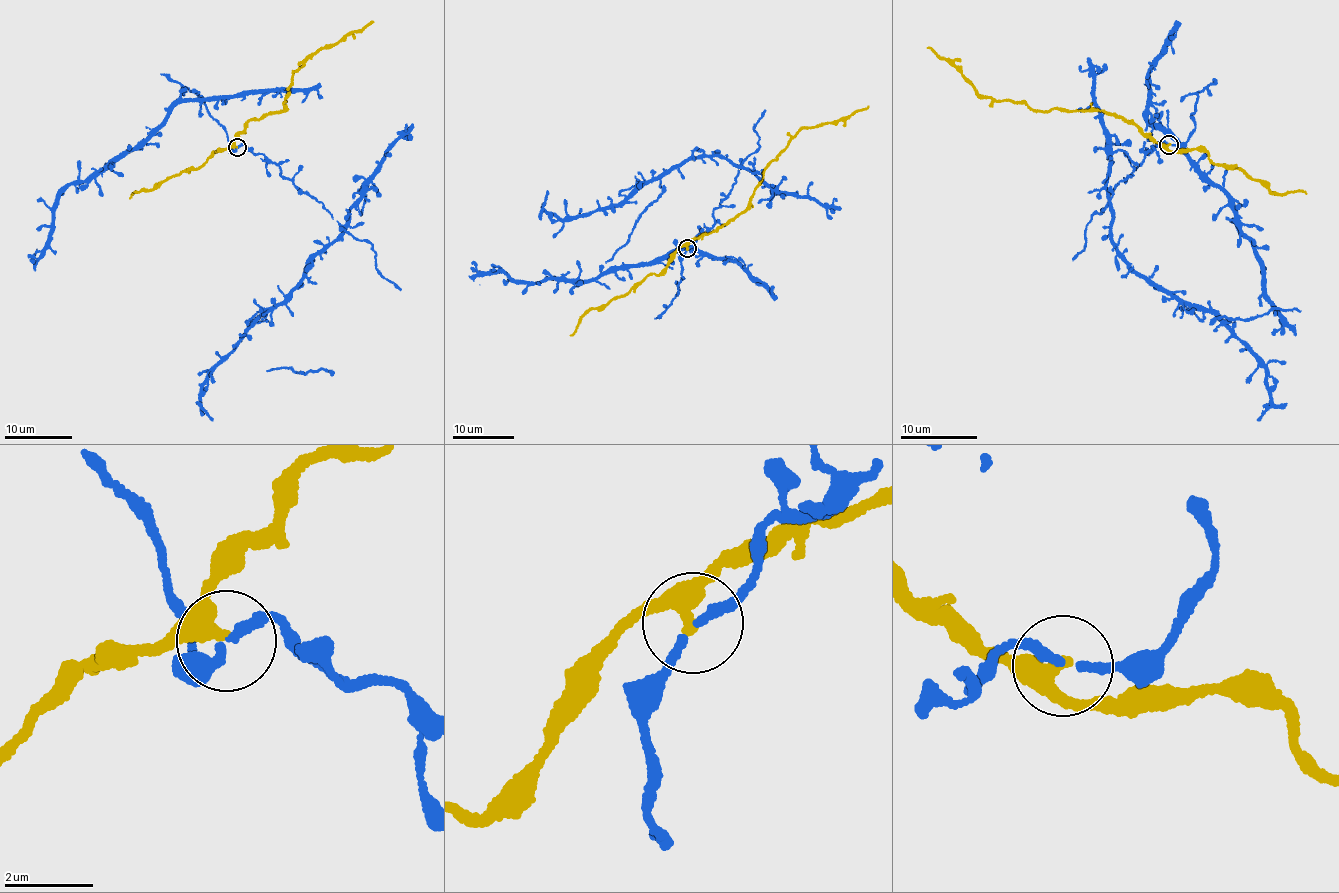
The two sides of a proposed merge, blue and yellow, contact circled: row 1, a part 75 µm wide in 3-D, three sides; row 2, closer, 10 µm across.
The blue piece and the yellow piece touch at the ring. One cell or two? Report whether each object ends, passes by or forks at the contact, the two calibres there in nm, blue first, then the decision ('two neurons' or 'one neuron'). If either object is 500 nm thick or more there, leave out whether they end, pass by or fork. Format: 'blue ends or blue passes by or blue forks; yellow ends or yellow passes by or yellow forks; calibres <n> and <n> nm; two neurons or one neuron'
blue passes by; yellow passes by; calibres 170 and 240 nm; two neurons

